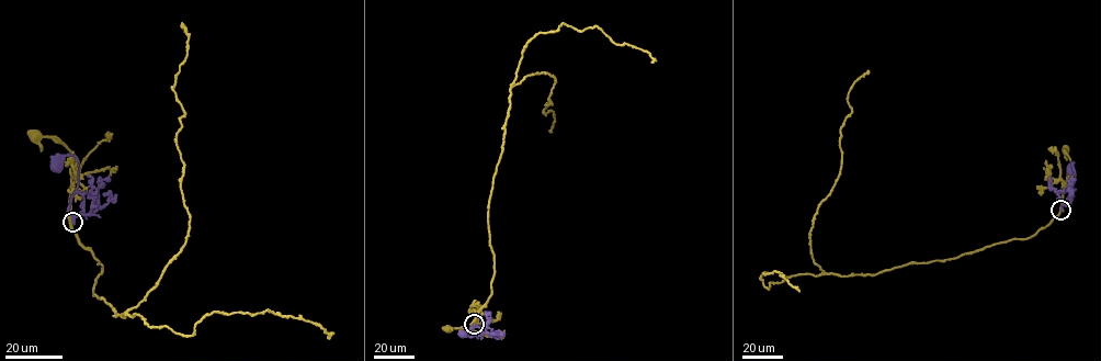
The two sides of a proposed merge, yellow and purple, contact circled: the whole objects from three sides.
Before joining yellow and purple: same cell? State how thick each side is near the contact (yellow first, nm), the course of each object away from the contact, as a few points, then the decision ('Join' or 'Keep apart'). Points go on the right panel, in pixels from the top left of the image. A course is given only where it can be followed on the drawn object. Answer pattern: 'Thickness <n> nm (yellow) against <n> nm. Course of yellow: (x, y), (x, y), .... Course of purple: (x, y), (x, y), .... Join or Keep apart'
Thickness 360 nm (yellow) against 440 nm. Course of yellow: (1060, 210), (1067, 176), (1071, 168), (1066, 149). Course of purple: (1060, 210), (1074, 182), (1074, 162), (1070, 169). Keep apart

